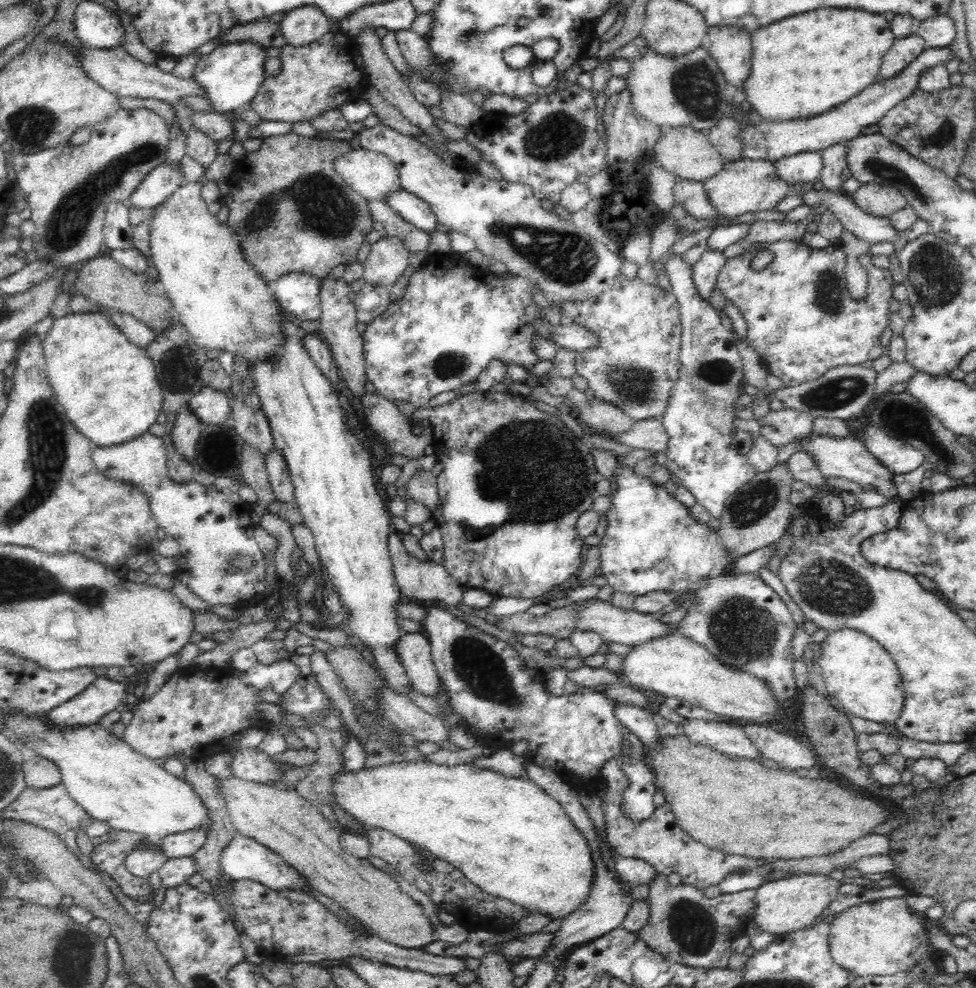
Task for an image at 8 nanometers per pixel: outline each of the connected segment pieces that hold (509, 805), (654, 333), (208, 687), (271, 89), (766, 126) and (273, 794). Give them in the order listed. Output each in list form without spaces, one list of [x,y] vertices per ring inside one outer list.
[[[401,761],[337,774],[332,783],[335,806],[365,824],[418,844],[450,863],[486,894],[514,901],[529,913],[564,920],[585,903],[595,875],[592,851],[570,815],[553,796],[528,777],[506,777],[474,763],[447,766],[431,761]]]
[[[620,275],[614,282],[612,286],[608,286],[602,294],[594,296],[593,298],[588,298],[588,300],[576,300],[576,302],[558,302],[558,310],[566,322],[574,322],[576,324],[584,326],[584,328],[596,333],[598,335],[598,346],[596,348],[586,348],[586,350],[577,351],[577,356],[575,358],[576,375],[585,378],[588,381],[589,387],[594,391],[595,396],[598,399],[602,399],[608,403],[612,403],[624,410],[624,413],[628,417],[634,419],[635,421],[641,421],[651,418],[661,418],[663,412],[666,410],[668,399],[671,395],[671,388],[674,383],[678,381],[679,378],[679,352],[681,351],[681,318],[679,317],[679,304],[677,301],[677,296],[673,291],[667,291],[660,285],[648,285],[642,282],[642,279],[638,277],[628,278]]]
[[[284,658],[284,660],[278,660],[274,664],[256,662],[254,666],[245,670],[243,677],[239,679],[233,675],[224,676],[223,667],[216,670],[193,667],[176,670],[169,676],[169,680],[162,685],[160,690],[152,694],[150,698],[139,701],[132,708],[131,711],[134,716],[132,716],[130,723],[125,726],[125,731],[123,732],[124,742],[132,750],[151,759],[162,756],[205,759],[218,753],[231,753],[236,746],[238,747],[240,738],[251,728],[260,728],[263,731],[268,730],[268,725],[260,717],[256,708],[262,702],[256,692],[272,688],[276,694],[283,695],[292,685],[298,683],[298,678],[299,668],[292,658]]]
[[[341,30],[336,32],[328,31],[320,40],[315,40],[306,46],[294,47],[286,44],[281,46],[280,49],[281,72],[275,77],[267,77],[262,82],[256,97],[249,104],[250,109],[256,111],[262,120],[283,121],[292,124],[296,122],[309,123],[312,118],[324,114],[326,110],[339,111],[344,104],[356,102],[362,94],[367,74],[365,73],[364,61],[356,37]]]
[[[945,46],[942,48],[926,48],[920,56],[917,56],[910,64],[906,65],[898,74],[888,80],[874,82],[860,92],[857,96],[850,98],[843,104],[838,104],[829,112],[808,119],[795,119],[788,121],[762,120],[760,124],[750,125],[742,129],[741,140],[743,143],[742,160],[768,160],[771,165],[785,157],[801,153],[823,151],[838,142],[850,142],[861,136],[862,128],[877,124],[892,108],[895,108],[902,100],[911,96],[918,89],[918,80],[924,70],[946,64],[954,60],[952,49]]]
[[[231,775],[228,778],[217,778],[219,792],[223,794],[231,822],[238,832],[258,841],[262,846],[281,855],[298,874],[308,879],[308,883],[320,894],[325,894],[338,902],[350,916],[360,919],[362,924],[370,926],[370,934],[376,935],[390,944],[402,948],[419,949],[426,944],[433,943],[437,938],[436,931],[432,930],[428,916],[422,911],[412,897],[402,891],[388,873],[374,867],[366,858],[359,858],[347,853],[340,844],[340,834],[344,831],[341,826],[332,827],[315,803],[302,798],[296,789],[282,789],[276,785],[255,783]]]

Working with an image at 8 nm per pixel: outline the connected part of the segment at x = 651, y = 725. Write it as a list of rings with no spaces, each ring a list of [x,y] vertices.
[[[621,704],[615,711],[618,721],[626,725],[630,732],[636,734],[645,744],[645,748],[656,748],[660,742],[660,734],[658,732],[653,714],[647,709],[630,704]]]

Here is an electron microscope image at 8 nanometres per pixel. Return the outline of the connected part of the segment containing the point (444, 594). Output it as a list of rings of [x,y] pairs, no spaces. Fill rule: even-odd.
[[[390,532],[387,537],[389,538],[389,553],[393,564],[394,577],[396,578],[396,583],[400,586],[402,595],[406,596],[406,600],[410,599],[413,602],[416,600],[428,601],[439,604],[444,608],[457,607],[460,604],[460,608],[466,608],[466,606],[462,606],[464,588],[459,585],[454,577],[450,576],[442,565],[436,564],[430,559],[419,561],[409,555],[402,544],[401,534],[398,532]]]

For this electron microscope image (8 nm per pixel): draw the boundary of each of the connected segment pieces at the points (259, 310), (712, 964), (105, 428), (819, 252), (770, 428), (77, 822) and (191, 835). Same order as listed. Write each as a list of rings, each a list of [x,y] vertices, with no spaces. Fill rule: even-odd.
[[[205,181],[188,182],[155,208],[149,220],[153,268],[157,270],[160,287],[179,315],[179,322],[186,327],[194,342],[207,350],[231,352],[233,356],[240,354],[250,360],[250,366],[256,361],[275,357],[287,337],[282,333],[280,304],[270,287],[266,287],[267,281],[245,259],[235,233],[208,211],[200,195],[204,184]]]
[[[658,872],[649,885],[650,916],[646,926],[637,932],[638,937],[672,962],[692,968],[726,968],[733,953],[732,942],[753,918],[756,891],[746,889],[710,898],[703,889],[684,883],[674,886],[667,881],[666,874]]]
[[[68,313],[66,316],[53,320],[53,326],[47,332],[47,336],[43,341],[43,351],[45,356],[45,372],[52,387],[56,400],[64,407],[66,415],[72,420],[72,424],[82,432],[87,439],[93,444],[93,447],[107,447],[110,445],[125,443],[126,441],[138,438],[141,434],[148,432],[148,428],[156,422],[158,414],[163,408],[163,392],[160,386],[161,382],[158,379],[155,364],[146,352],[145,348],[140,348],[138,345],[132,344],[128,337],[106,319],[102,313]]]
[[[778,240],[778,242],[772,242],[768,245],[754,245],[744,254],[738,254],[734,258],[728,258],[722,270],[719,272],[716,280],[715,288],[724,295],[725,300],[730,299],[744,319],[747,322],[747,343],[762,356],[764,363],[766,363],[769,370],[769,374],[778,377],[784,383],[784,386],[796,386],[796,384],[802,384],[810,380],[816,380],[820,376],[826,374],[827,370],[830,368],[836,368],[836,366],[842,366],[844,364],[862,364],[868,361],[868,354],[876,342],[879,342],[882,332],[888,328],[890,324],[890,300],[893,298],[892,288],[894,288],[894,282],[892,279],[892,273],[889,269],[880,269],[872,263],[872,257],[869,254],[864,254],[858,256],[858,262],[867,270],[868,276],[868,286],[866,291],[866,296],[862,300],[856,300],[850,295],[850,291],[847,285],[847,280],[845,279],[845,270],[847,263],[847,254],[841,249],[841,247],[828,246],[828,248],[814,249],[806,244],[798,241],[790,240]],[[768,248],[770,252],[774,253],[774,260],[760,271],[754,271],[750,267],[750,262],[752,258],[760,251]]]
[[[781,409],[770,410],[766,416],[757,420],[761,435],[766,437],[774,446],[781,447],[812,433],[814,417],[808,412]]]
[[[60,783],[50,788],[34,789],[26,787],[14,802],[2,810],[3,818],[24,821],[34,826],[52,831],[57,835],[68,832],[68,830],[85,830],[92,822],[93,818],[78,805],[70,796],[68,789]]]
[[[194,828],[163,837],[148,836],[139,842],[138,849],[148,849],[150,846],[150,849],[160,851],[167,859],[192,857],[202,848],[207,834],[208,830],[205,828]]]

